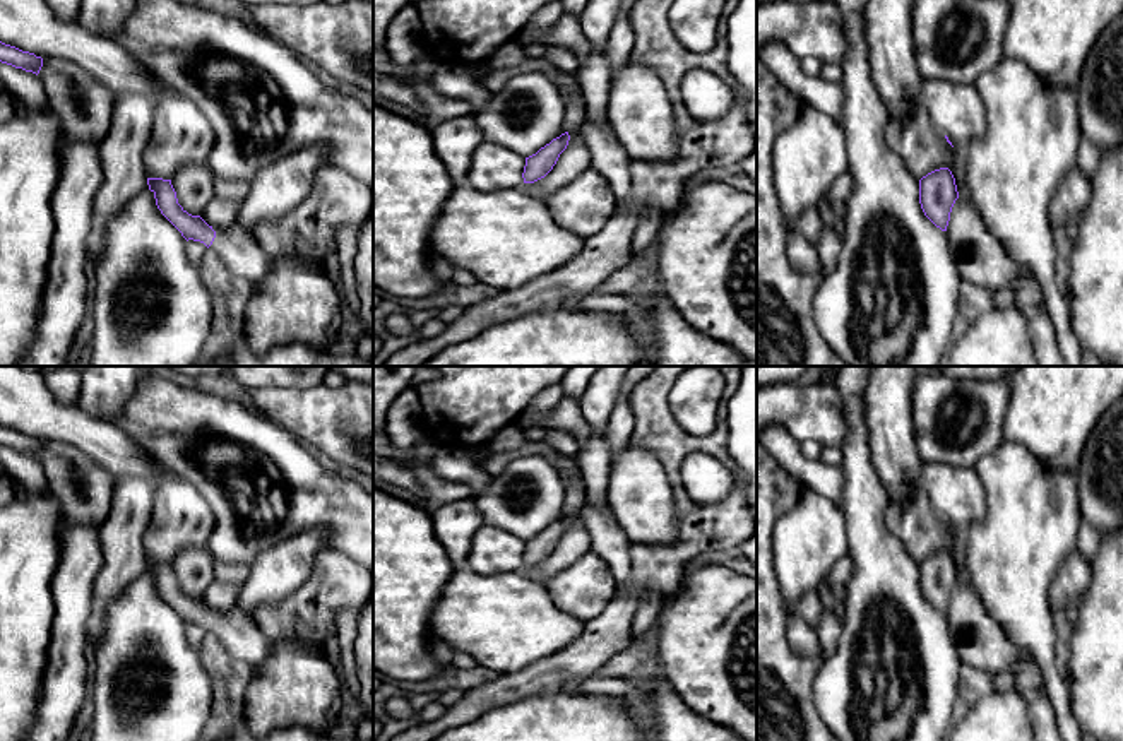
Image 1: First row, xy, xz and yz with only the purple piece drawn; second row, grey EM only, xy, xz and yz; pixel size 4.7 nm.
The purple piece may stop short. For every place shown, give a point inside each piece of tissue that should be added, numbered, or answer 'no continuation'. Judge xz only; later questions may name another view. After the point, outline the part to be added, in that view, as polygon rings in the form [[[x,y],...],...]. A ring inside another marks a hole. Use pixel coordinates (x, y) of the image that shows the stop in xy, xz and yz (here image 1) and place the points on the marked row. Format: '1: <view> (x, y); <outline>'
no continuation

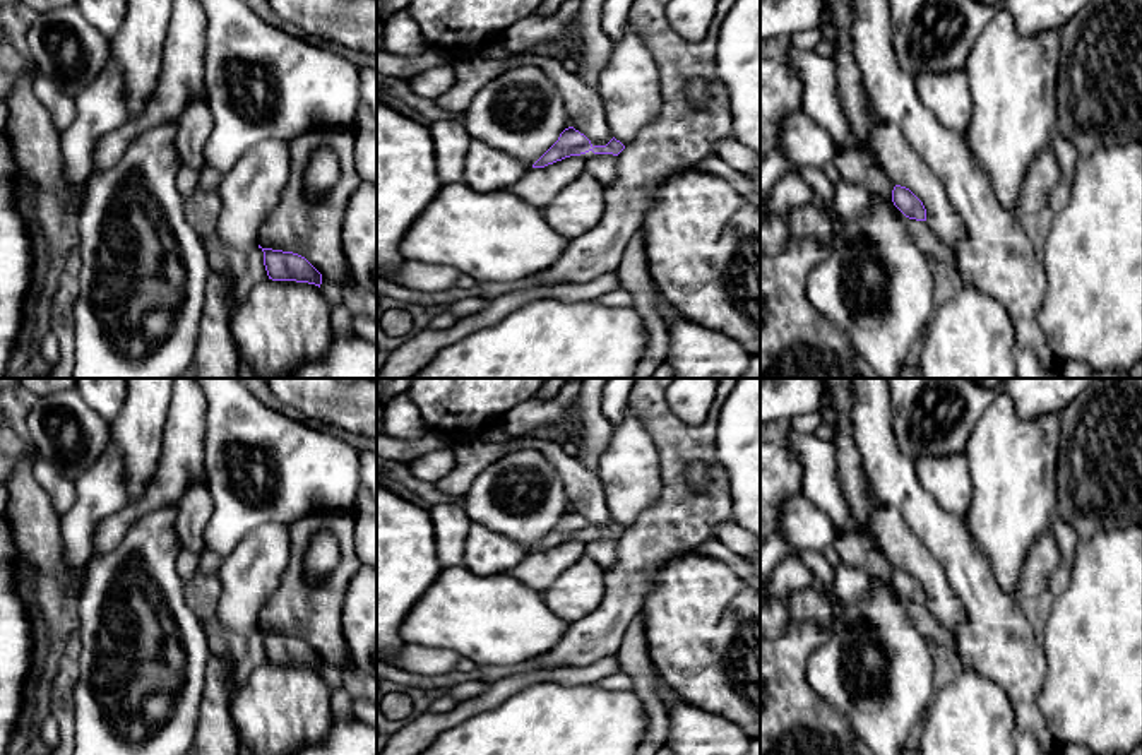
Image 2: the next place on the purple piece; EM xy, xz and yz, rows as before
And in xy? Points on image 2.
no continuation

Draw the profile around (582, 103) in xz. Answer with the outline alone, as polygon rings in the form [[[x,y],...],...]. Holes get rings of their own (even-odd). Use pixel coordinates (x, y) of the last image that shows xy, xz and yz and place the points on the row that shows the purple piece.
[[[498,38],[486,46],[476,48],[473,53],[486,60],[510,62],[514,67],[527,63],[538,65],[548,74],[558,89],[574,128],[584,134],[591,140],[592,147],[606,146],[613,139],[599,91],[596,87],[589,87],[577,74],[565,70],[558,58],[529,58],[526,51],[510,53]]]

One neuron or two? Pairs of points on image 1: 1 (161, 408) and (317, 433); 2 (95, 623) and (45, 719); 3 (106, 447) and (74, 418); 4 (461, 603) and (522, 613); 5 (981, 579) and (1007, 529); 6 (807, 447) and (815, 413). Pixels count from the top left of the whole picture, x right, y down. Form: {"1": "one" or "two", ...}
{"1": "two", "2": "two", "3": "one", "4": "one", "5": "one", "6": "two"}

